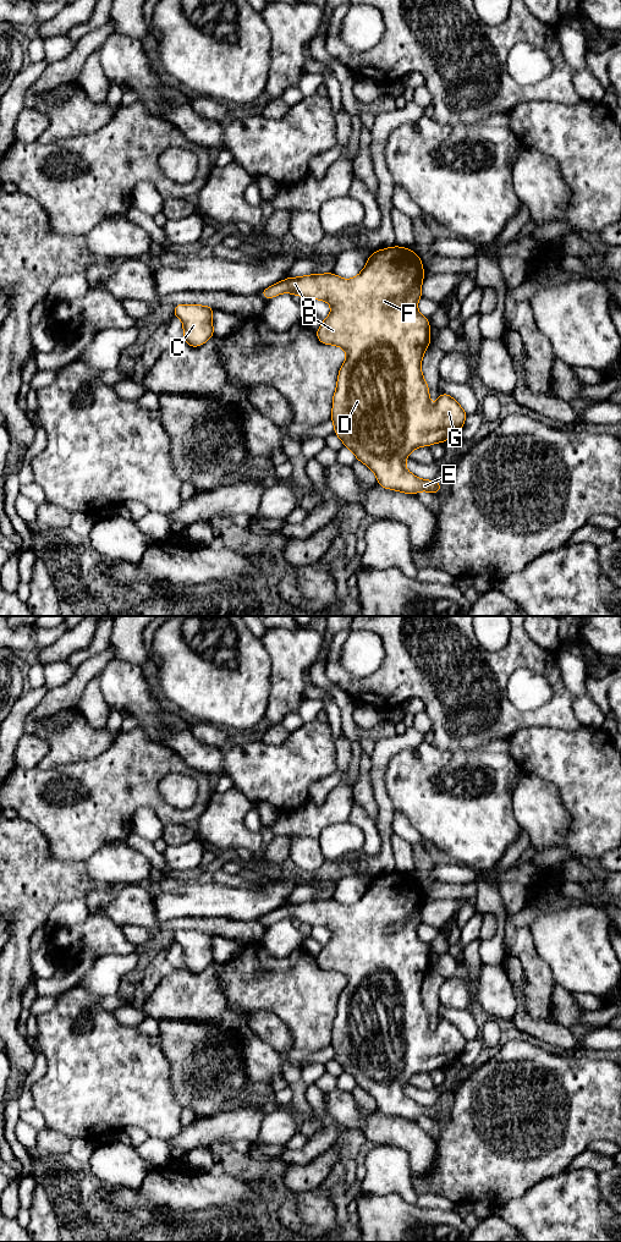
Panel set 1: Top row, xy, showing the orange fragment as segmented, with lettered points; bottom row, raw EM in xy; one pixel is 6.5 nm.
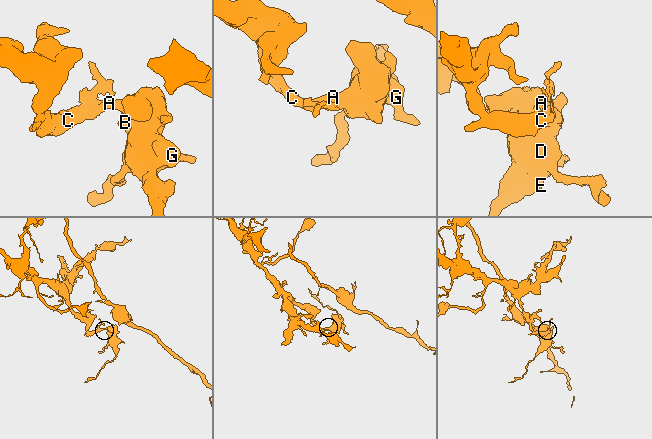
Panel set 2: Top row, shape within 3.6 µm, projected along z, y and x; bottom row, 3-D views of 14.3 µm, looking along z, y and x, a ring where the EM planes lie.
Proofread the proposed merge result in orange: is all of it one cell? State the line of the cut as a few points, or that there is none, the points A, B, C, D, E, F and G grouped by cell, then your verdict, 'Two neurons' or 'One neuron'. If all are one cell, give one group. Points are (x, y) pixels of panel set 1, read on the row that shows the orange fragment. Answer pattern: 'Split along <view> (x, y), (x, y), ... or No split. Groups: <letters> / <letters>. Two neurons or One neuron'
No split. Groups: A B C D E F G. One neuron

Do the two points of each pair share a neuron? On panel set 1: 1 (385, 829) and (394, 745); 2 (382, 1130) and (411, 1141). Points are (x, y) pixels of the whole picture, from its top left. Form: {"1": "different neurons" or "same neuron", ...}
{"1": "same neuron", "2": "same neuron"}

